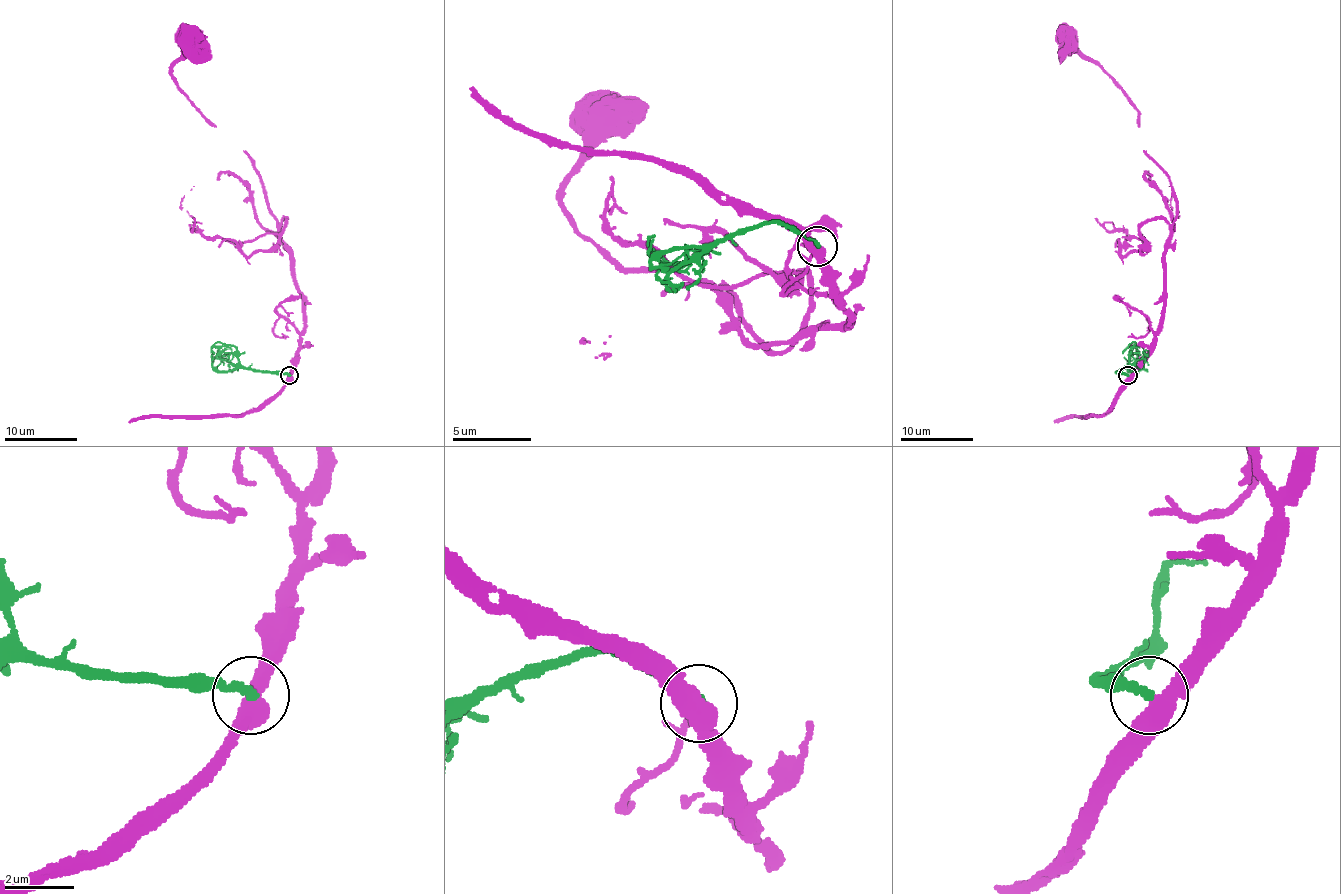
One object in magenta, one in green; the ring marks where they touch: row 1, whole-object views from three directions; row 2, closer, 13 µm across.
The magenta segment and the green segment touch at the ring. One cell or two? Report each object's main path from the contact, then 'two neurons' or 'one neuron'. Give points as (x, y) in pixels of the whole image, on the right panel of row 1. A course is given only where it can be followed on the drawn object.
magenta runs (1127, 375), (1151, 346), (1164, 306), (1176, 200), (1145, 151), (1138, 111), (1063, 41); green runs (1127, 375), (1116, 372), (1127, 368), (1136, 359), (1127, 348), (1122, 354); one neuron

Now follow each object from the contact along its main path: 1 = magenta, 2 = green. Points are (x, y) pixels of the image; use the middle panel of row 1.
1: (816, 245), (848, 324), (824, 324), (784, 352), (717, 285), (626, 269), (574, 225), (563, 186), (606, 107)
2: (816, 245), (761, 222), (705, 245), (685, 261), (666, 265), (650, 253), (654, 233)

